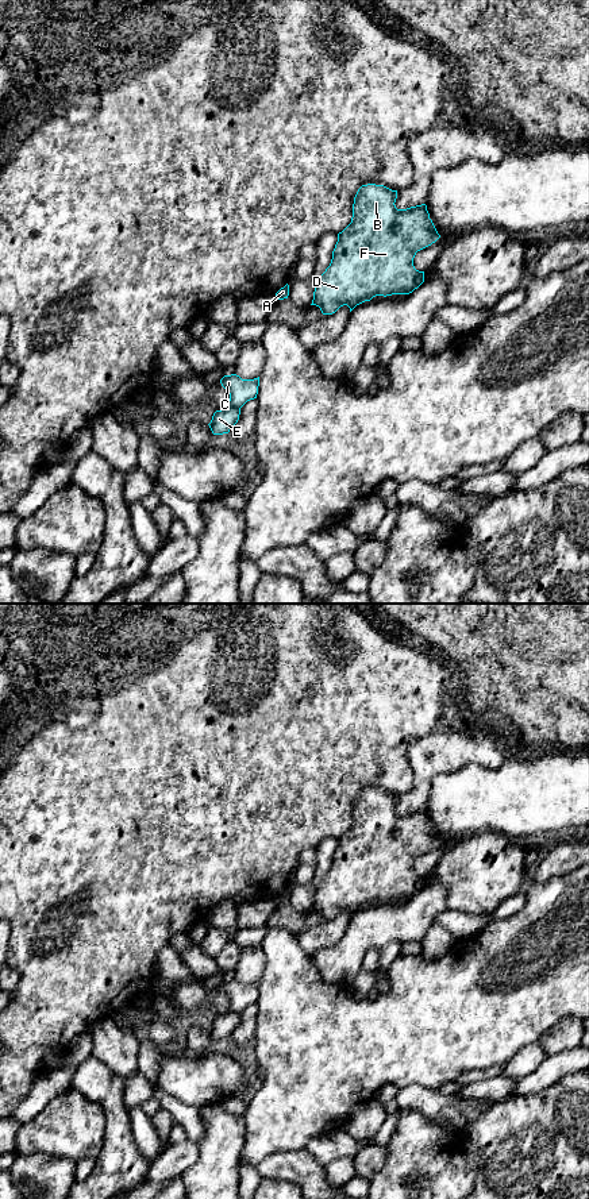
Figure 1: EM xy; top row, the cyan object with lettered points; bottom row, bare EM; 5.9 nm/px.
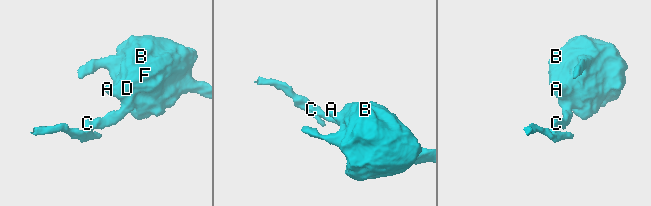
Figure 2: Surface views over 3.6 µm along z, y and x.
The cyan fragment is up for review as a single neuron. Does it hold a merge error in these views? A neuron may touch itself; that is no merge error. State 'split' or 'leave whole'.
split

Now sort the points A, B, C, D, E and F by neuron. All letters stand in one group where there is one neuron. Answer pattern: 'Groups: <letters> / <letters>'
Groups: A B C D F / E

